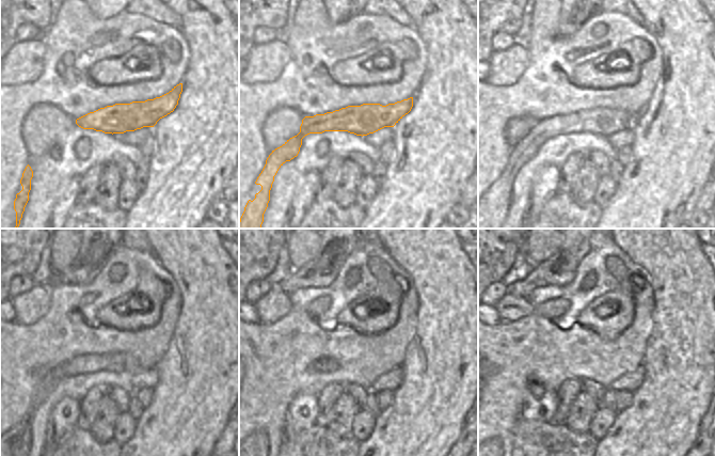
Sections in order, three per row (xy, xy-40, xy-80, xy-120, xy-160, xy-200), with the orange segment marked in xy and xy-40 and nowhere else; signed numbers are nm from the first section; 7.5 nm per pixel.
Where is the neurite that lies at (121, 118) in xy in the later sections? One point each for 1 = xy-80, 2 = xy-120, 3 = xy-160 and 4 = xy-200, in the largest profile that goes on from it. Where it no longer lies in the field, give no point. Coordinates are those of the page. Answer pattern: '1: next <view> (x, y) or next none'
1: next xy-80 (604, 122)
2: next xy-120 (25, 442)
3: next xy-160 (264, 443)
4: next xy-200 (505, 445)

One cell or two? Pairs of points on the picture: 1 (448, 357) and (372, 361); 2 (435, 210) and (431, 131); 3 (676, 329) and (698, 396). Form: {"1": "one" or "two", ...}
{"1": "two", "2": "one", "3": "one"}

